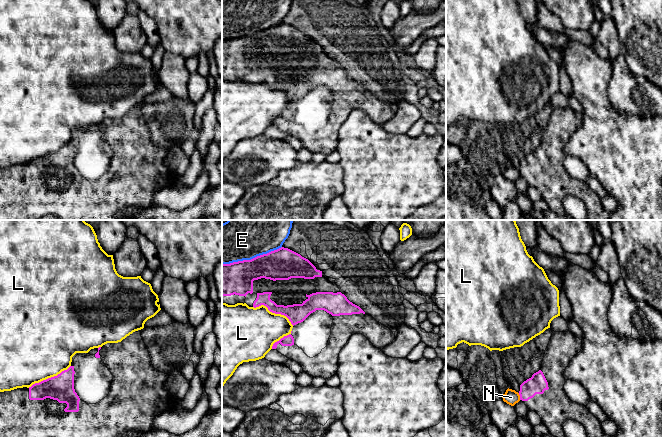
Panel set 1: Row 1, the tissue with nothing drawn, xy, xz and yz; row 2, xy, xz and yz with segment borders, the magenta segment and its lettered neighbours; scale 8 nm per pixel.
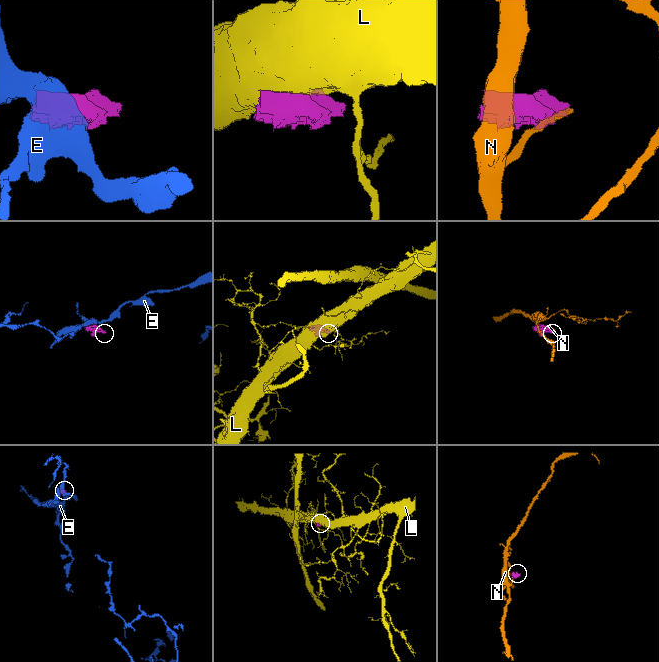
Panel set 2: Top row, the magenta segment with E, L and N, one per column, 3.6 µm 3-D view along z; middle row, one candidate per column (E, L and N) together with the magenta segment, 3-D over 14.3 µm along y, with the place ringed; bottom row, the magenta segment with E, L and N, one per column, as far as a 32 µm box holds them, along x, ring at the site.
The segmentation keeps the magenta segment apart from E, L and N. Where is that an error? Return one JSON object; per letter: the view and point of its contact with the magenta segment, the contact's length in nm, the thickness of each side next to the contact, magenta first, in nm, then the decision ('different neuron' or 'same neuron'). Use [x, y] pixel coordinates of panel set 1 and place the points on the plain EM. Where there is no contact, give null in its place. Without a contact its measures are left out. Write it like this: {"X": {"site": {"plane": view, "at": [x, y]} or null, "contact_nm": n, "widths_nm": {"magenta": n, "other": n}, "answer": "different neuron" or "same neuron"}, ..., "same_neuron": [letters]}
{"E": {"site": {"plane": "xz", "at": [251, 35]}, "contact_nm": 500, "widths_nm": {"magenta": 260, "other": 320}, "answer": "different neuron"}, "L": {"site": {"plane": "xz", "at": [274, 88]}, "contact_nm": 360, "widths_nm": {"magenta": 160, "other": 400}, "answer": "different neuron"}, "N": {"site": {"plane": "yz", "at": [520, 172]}, "contact_nm": 60, "widths_nm": {"magenta": 160, "other": 120}, "answer": "different neuron"}, "same_neuron": []}

